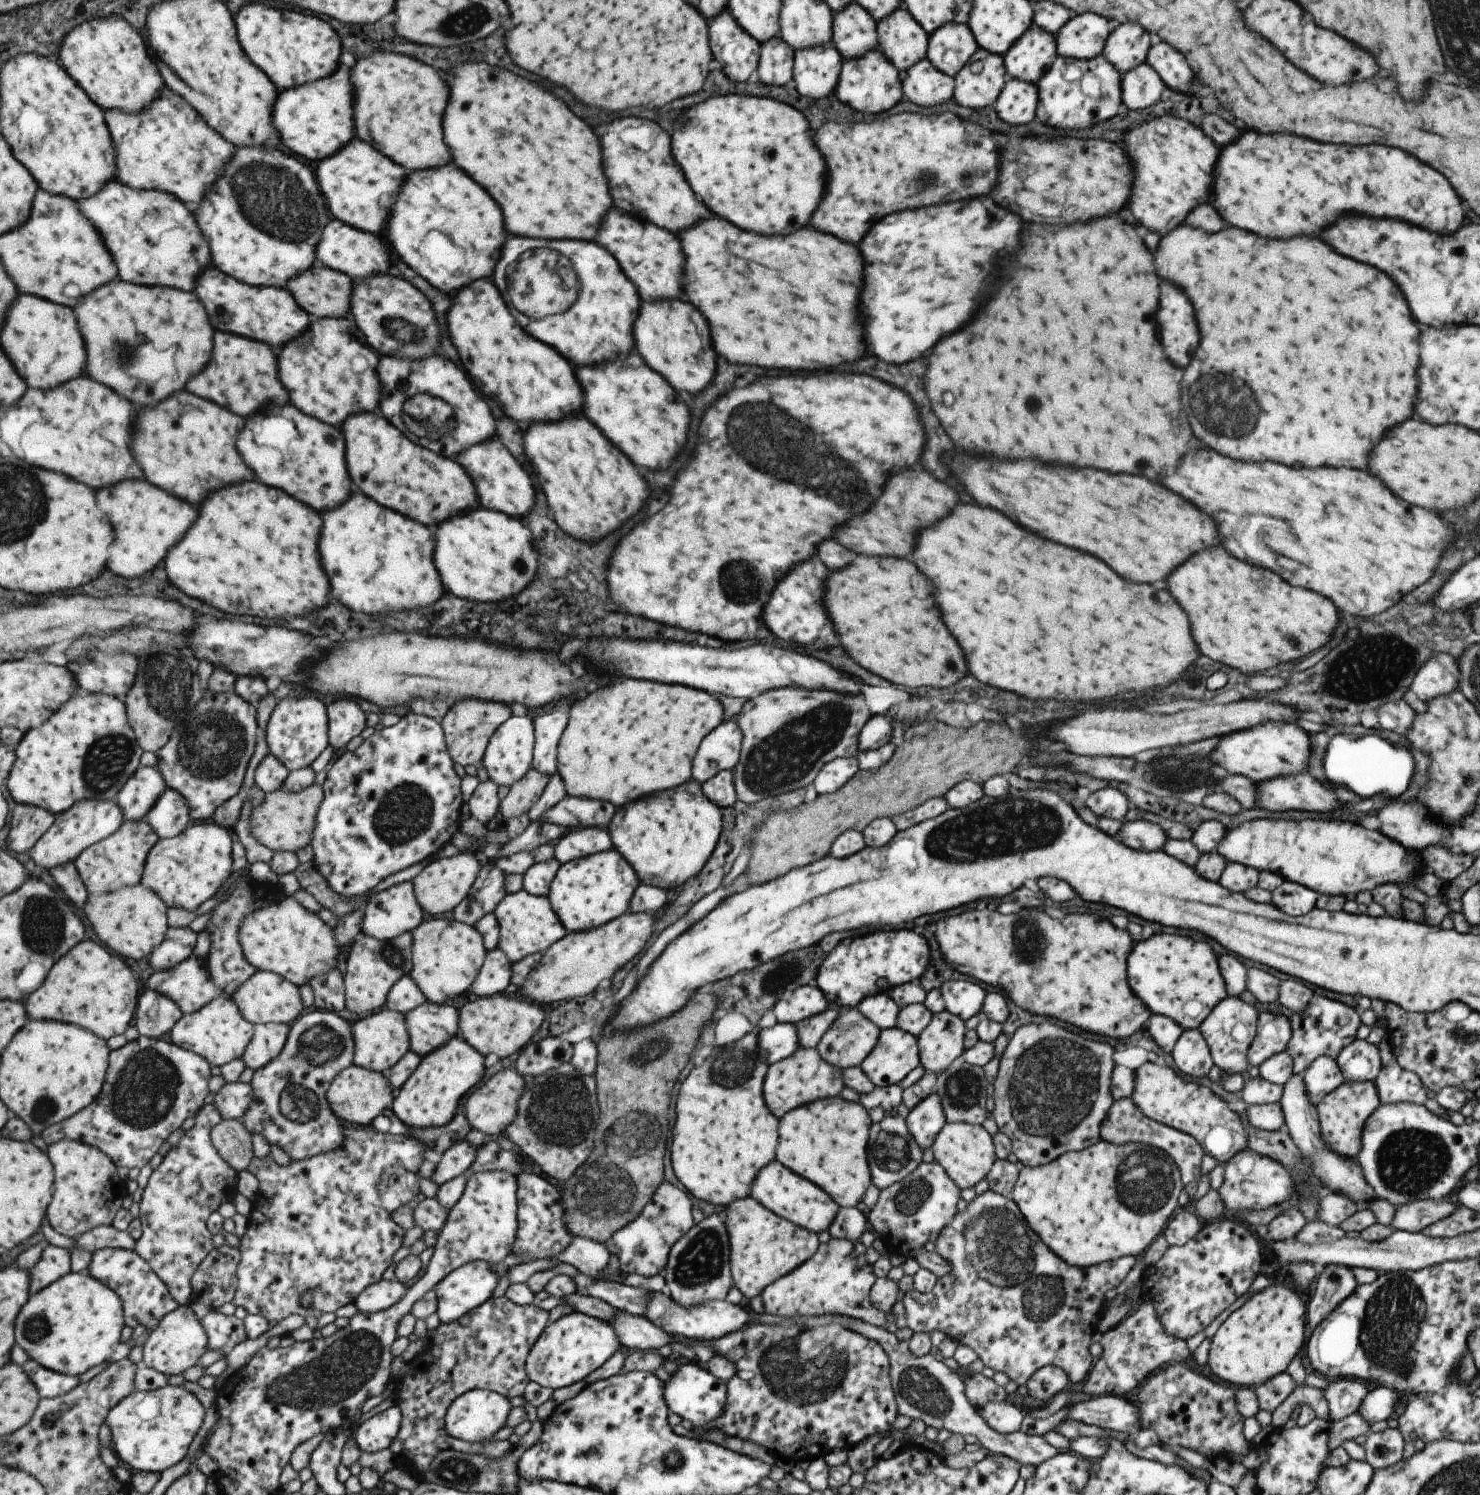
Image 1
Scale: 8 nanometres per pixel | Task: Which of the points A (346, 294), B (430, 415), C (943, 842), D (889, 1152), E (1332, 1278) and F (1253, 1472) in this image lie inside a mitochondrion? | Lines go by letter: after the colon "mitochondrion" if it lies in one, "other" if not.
A: other
B: mitochondrion
C: mitochondrion
D: mitochondrion
E: mitochondrion
F: other

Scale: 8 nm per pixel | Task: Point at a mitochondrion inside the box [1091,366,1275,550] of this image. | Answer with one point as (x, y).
(1211, 397)

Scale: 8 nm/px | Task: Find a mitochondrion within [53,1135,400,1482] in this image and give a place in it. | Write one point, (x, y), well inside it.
(339, 1372)

